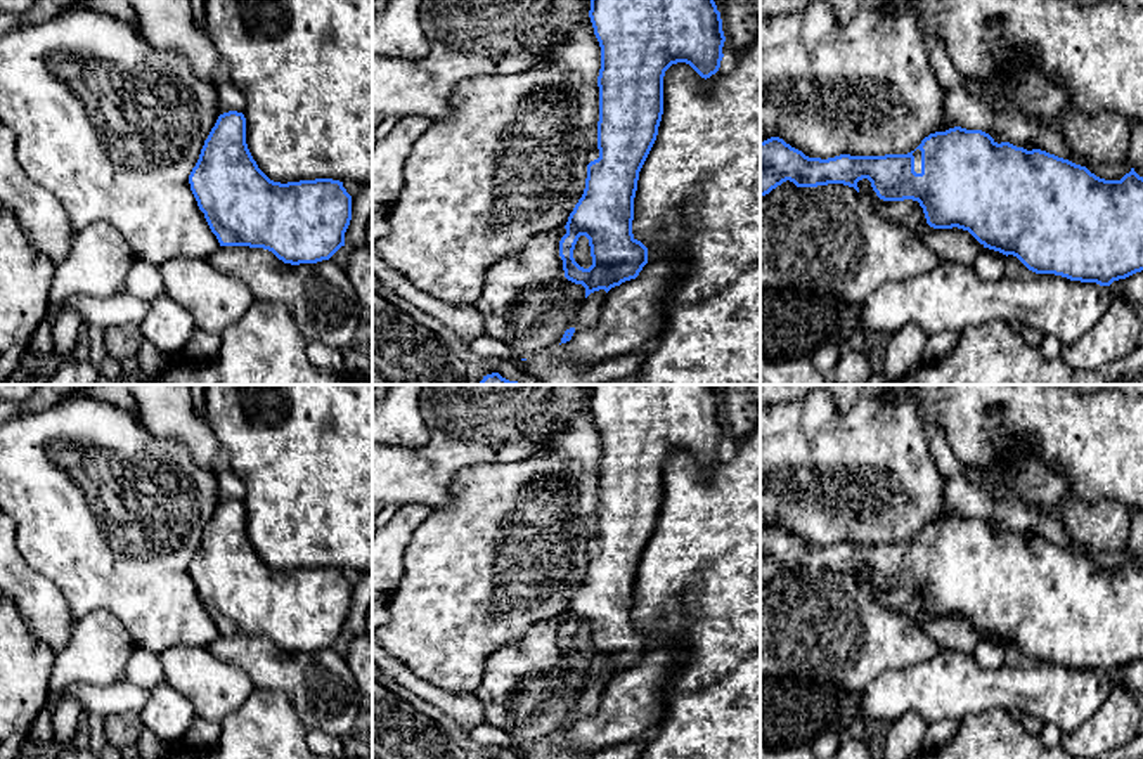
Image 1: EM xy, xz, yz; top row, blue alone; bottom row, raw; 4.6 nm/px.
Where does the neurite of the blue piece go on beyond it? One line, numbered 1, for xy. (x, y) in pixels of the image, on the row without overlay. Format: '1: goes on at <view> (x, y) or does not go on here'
1: does not go on here

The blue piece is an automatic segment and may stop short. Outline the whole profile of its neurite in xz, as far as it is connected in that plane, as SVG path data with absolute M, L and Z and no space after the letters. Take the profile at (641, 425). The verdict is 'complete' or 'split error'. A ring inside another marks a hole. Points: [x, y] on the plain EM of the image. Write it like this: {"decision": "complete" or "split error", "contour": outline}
{"decision": "split error", "contour": "M592 385L589 405L601 435L597 534L585 546L585 577L559 629L565 665L582 672L585 686L636 667L648 652L648 636L632 622L634 586L663 503L665 459L686 451L707 468L719 459L726 430L714 385ZM580 624L589 627L589 657L573 646Z"}

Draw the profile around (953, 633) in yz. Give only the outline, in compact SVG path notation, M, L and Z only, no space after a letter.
M868 567L857 570L862 589L888 610L911 619L944 650L973 653L978 641L984 638L968 619L933 617L927 612L923 596L918 589L883 589L876 584Z

